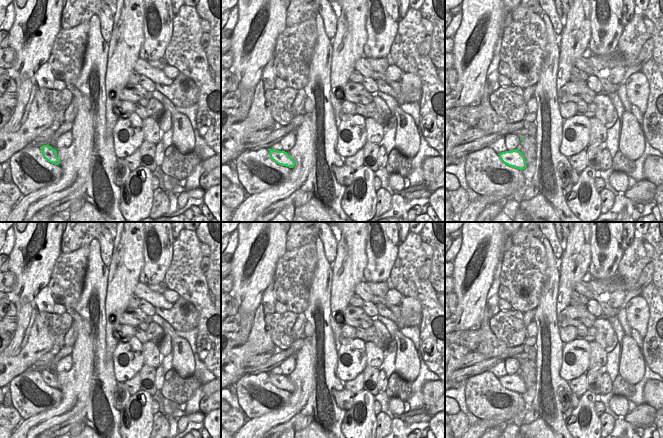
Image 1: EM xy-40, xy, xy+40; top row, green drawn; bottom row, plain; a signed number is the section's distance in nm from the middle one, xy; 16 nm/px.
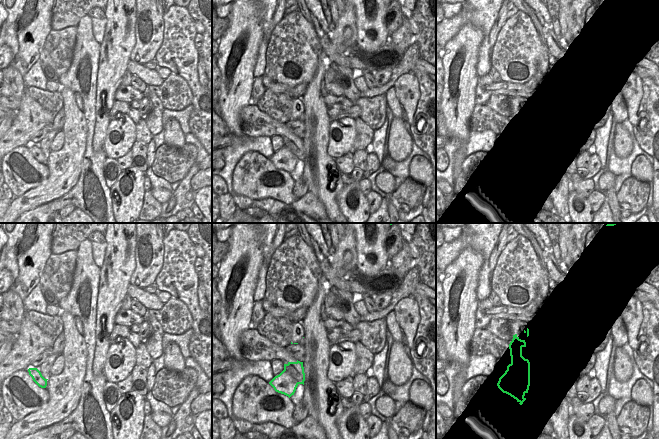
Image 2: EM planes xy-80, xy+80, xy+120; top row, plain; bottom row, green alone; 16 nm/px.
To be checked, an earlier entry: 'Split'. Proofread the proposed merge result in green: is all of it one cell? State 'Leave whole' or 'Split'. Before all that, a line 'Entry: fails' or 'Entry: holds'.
Entry: fails
Leave whole.

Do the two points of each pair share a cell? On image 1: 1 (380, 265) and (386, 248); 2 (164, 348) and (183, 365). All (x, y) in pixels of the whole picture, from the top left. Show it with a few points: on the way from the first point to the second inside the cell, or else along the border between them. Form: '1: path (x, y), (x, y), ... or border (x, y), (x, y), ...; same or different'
1: path (380, 261), (384, 252); same
2: border (168, 333), (172, 347); different

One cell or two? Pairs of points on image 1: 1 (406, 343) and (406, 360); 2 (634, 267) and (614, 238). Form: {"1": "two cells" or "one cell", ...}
{"1": "one cell", "2": "two cells"}

